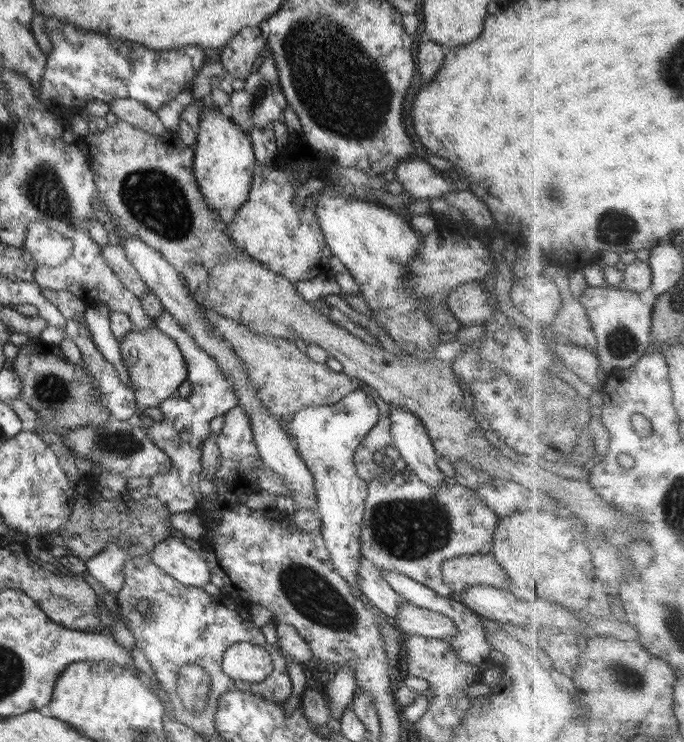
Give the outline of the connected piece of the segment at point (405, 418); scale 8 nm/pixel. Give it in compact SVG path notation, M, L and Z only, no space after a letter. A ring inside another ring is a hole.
M394 407L389 416L393 445L405 460L407 471L433 488L450 481L437 466L439 455L422 421L406 407Z

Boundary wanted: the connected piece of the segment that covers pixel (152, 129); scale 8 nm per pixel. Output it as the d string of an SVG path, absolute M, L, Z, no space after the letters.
M118 98L110 103L110 110L116 115L118 121L126 121L138 129L142 129L154 136L164 133L164 125L156 111L134 100L134 98Z

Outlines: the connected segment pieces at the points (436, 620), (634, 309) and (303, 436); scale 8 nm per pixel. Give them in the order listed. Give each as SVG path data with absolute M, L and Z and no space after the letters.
M402 602L394 623L404 635L422 636L448 641L458 634L456 623L438 612L425 609L410 602Z
M605 285L600 288L588 287L581 296L596 335L599 338L598 356L602 359L602 370L610 375L618 369L627 369L638 364L645 355L657 348L652 341L655 305L646 304L640 293L626 288Z
M354 390L340 402L328 406L306 406L296 412L290 420L291 442L314 477L316 488L316 518L322 522L320 534L325 540L334 570L358 592L360 600L368 597L358 585L358 564L363 556L360 552L360 530L364 520L365 500L368 481L356 476L354 470L354 449L363 441L364 436L377 424L380 411L375 403L375 395Z

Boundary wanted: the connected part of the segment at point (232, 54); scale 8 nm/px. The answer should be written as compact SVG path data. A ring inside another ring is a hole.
M248 26L242 28L236 36L223 46L220 50L219 61L227 70L229 79L246 77L256 70L260 62L260 54L267 46L267 39L263 37L259 26Z

